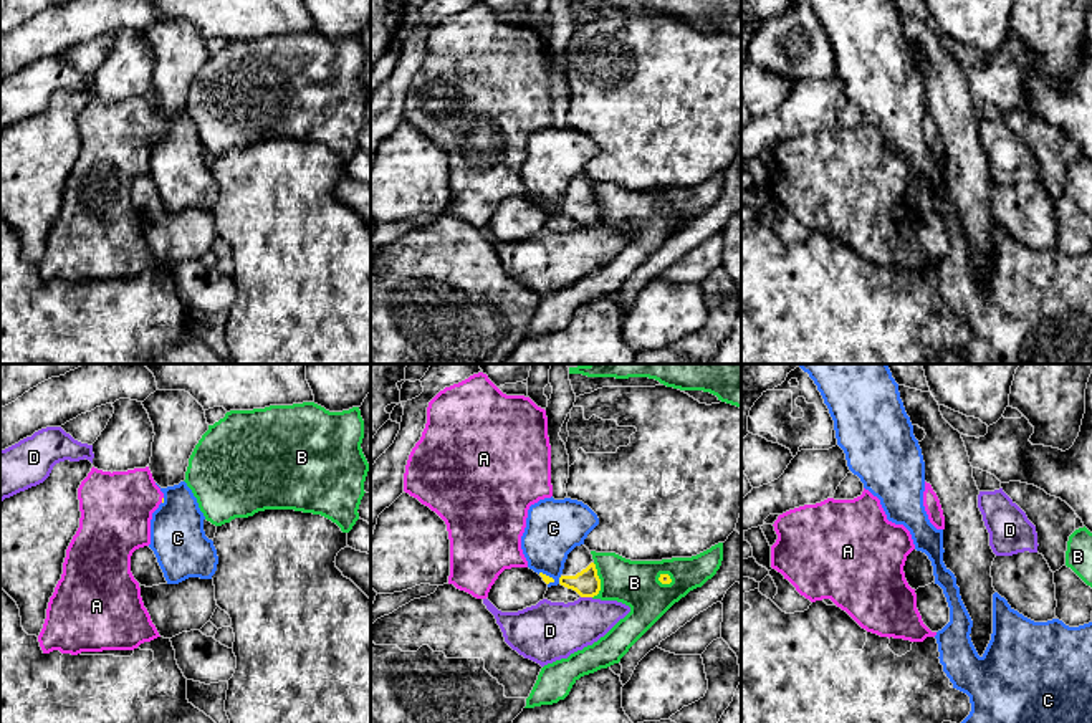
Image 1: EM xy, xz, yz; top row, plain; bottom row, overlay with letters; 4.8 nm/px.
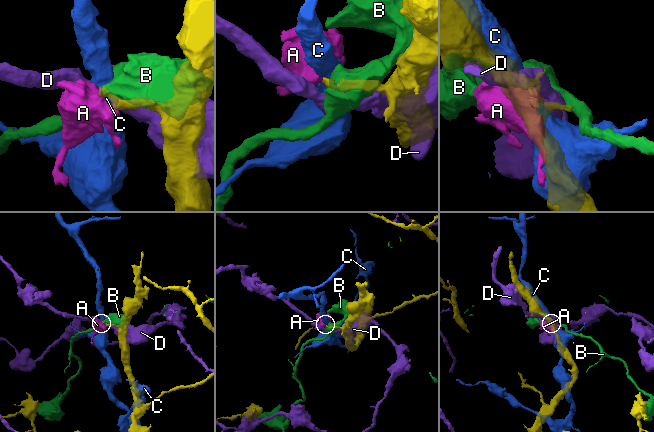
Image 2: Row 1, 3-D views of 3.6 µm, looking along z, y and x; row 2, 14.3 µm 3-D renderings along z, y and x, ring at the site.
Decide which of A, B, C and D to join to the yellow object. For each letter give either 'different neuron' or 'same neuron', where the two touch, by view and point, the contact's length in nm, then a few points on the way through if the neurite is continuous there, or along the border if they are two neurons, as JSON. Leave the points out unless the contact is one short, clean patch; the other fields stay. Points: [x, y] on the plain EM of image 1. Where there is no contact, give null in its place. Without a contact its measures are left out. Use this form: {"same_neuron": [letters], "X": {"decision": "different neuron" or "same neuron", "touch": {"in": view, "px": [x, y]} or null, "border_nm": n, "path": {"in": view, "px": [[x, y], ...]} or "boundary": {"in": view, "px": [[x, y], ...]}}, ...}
{"same_neuron": ["A"], "A": {"decision": "same neuron", "touch": {"in": "xy", "px": [162, 129]}, "border_nm": 30}, "B": {"decision": "different neuron", "touch": {"in": "xz", "px": [599, 210]}, "border_nm": 180}, "C": {"decision": "different neuron", "touch": {"in": "xz", "px": [560, 209]}, "border_nm": 40, "boundary": {"in": "xz", "px": [[561, 205], [558, 212]]}}, "D": {"decision": "different neuron", "touch": {"in": "xz", "px": [586, 225]}, "border_nm": 60}}

